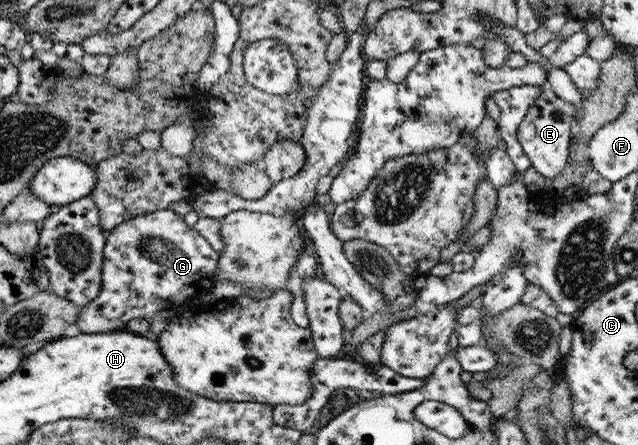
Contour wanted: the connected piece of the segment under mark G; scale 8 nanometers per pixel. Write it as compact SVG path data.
M173 210L152 211L122 222L114 230L106 232L106 260L103 262L102 289L94 301L81 307L76 321L80 332L94 334L123 330L129 320L144 318L151 321L158 312L182 309L185 301L212 292L217 284L216 266L220 253L212 248L204 235L186 225L184 217Z

